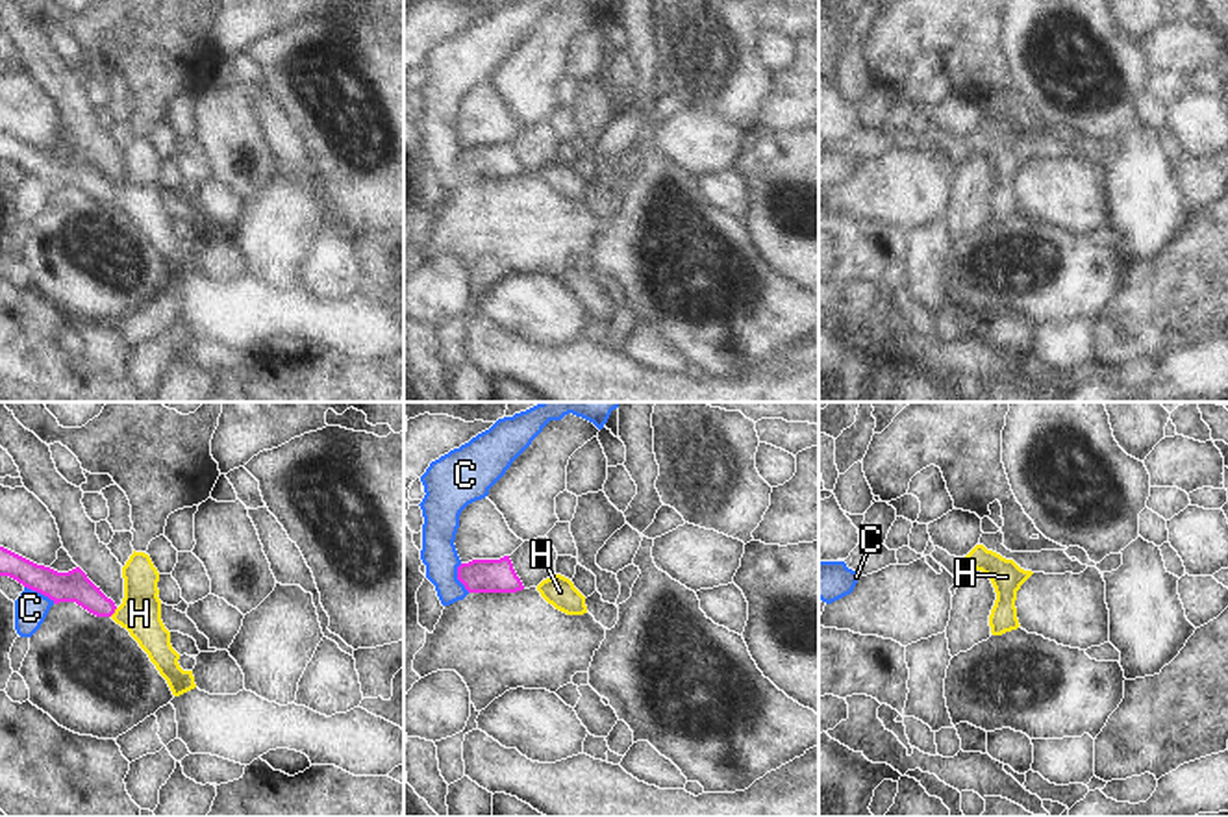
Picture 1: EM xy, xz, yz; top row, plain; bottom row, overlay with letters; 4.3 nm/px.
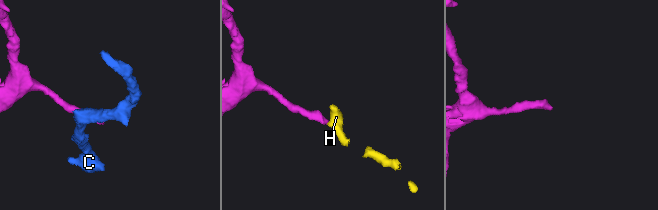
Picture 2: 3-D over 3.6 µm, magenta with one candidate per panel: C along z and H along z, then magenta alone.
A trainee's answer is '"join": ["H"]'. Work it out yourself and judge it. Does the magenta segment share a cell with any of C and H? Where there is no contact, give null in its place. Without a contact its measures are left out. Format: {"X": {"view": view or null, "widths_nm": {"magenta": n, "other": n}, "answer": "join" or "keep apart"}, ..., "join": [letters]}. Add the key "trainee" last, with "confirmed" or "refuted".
{"C": {"view": "xy", "widths_nm": {"magenta": 140, "other": 140}, "answer": "keep apart"}, "H": {"view": "xy", "widths_nm": {"magenta": 140, "other": 180}, "answer": "join"}, "join": ["H"], "trainee": "confirmed"}

